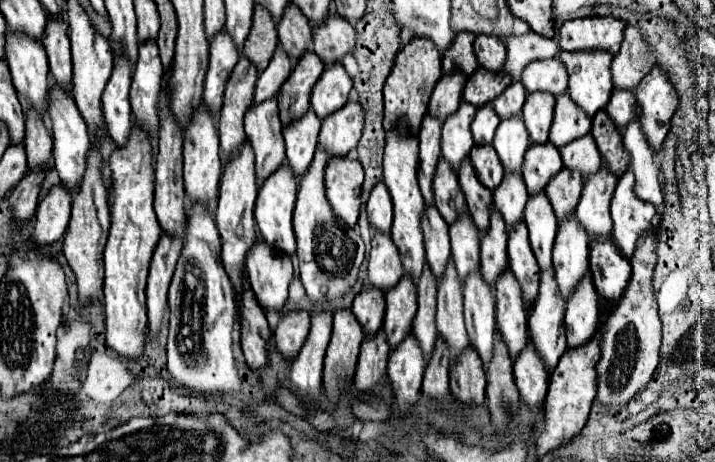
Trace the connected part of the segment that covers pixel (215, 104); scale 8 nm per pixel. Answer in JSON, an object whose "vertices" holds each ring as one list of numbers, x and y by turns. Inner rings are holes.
{"vertices":[[217,33,213,41,209,41,209,69,205,77,205,93,203,93,203,103,207,109,217,117,223,101,223,91,227,85,227,79,233,71,233,67,239,61,237,47,233,45,233,39,225,33]]}

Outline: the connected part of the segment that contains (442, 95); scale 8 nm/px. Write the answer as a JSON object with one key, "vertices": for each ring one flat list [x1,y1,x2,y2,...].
{"vertices":[[457,71,443,75,431,93,429,113,439,117,441,121,445,121,447,115,455,113,461,103,461,93,463,93,465,81,467,81,467,77,461,77,461,73,457,73]]}

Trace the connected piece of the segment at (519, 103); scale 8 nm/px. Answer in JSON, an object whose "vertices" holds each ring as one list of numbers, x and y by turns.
{"vertices":[[515,81,509,85,509,89,505,89,505,93,501,93,501,97,493,99,493,107,501,119,511,115,521,115,525,97,527,97,525,87,519,81]]}

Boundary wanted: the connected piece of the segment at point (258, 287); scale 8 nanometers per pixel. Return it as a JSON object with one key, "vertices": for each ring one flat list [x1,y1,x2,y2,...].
{"vertices":[[257,239,253,253,249,253,247,279,257,295,261,307,279,311,287,301,287,289,293,279,293,265,289,257,273,253,265,241]]}

